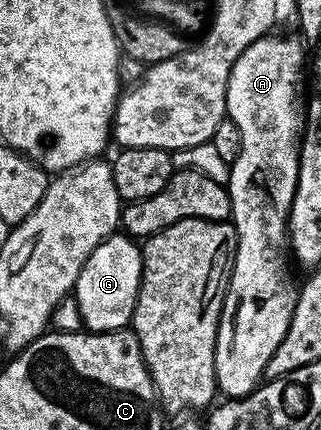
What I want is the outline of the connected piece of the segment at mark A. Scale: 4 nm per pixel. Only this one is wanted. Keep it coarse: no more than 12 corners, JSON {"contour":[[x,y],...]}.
{"contour":[[304,44],[231,73],[237,236],[215,381],[260,386],[299,300],[287,272]]}

